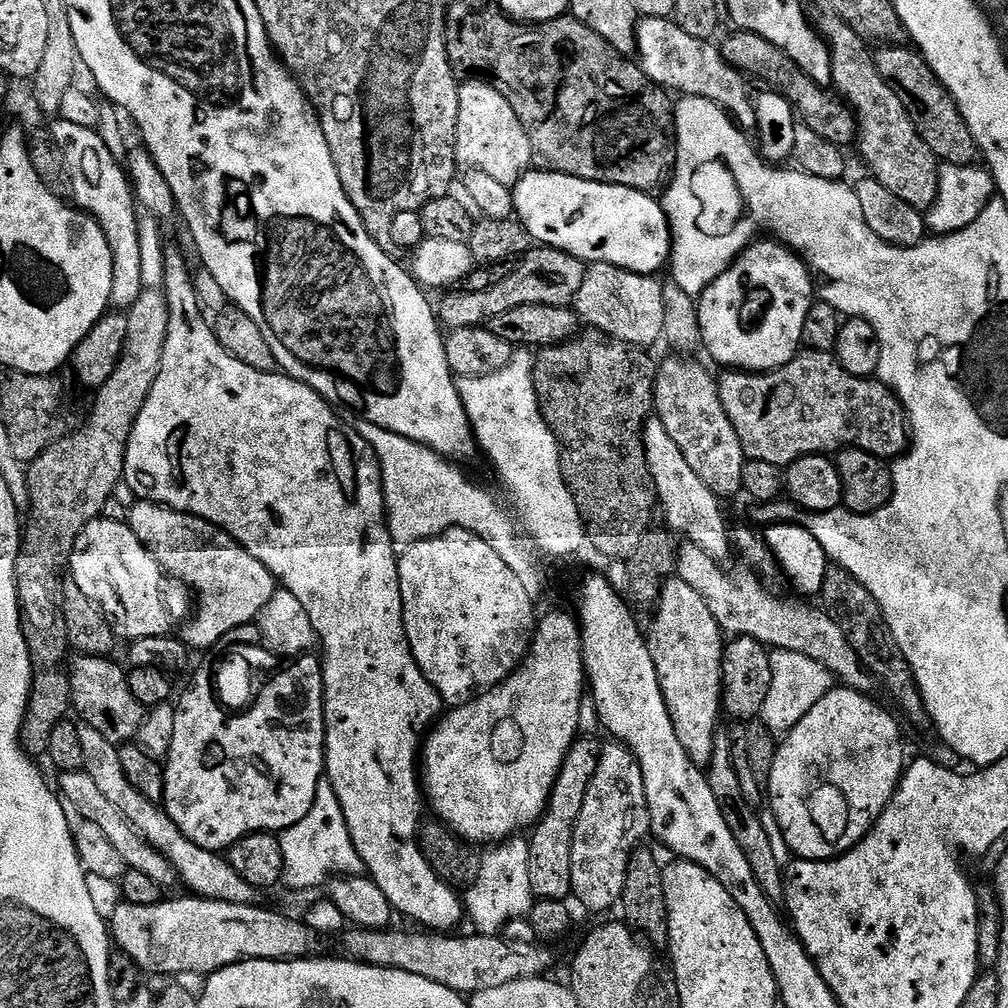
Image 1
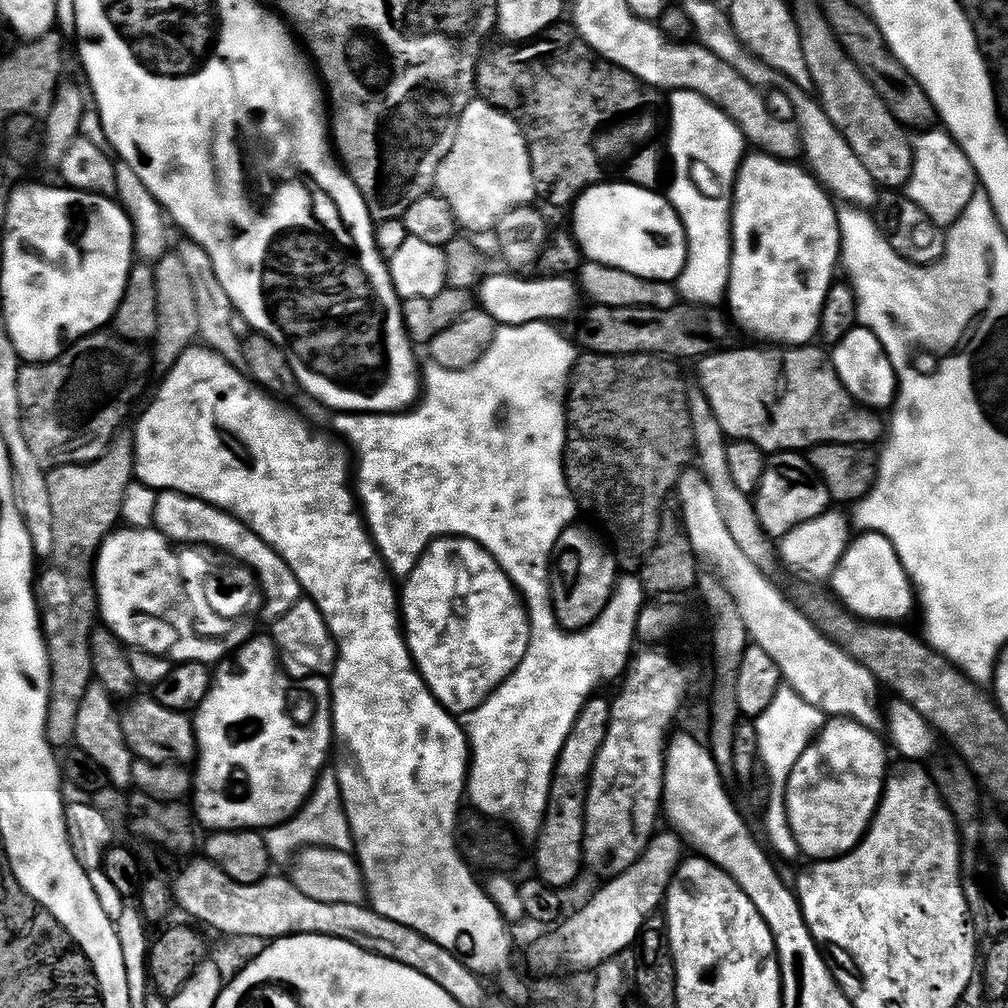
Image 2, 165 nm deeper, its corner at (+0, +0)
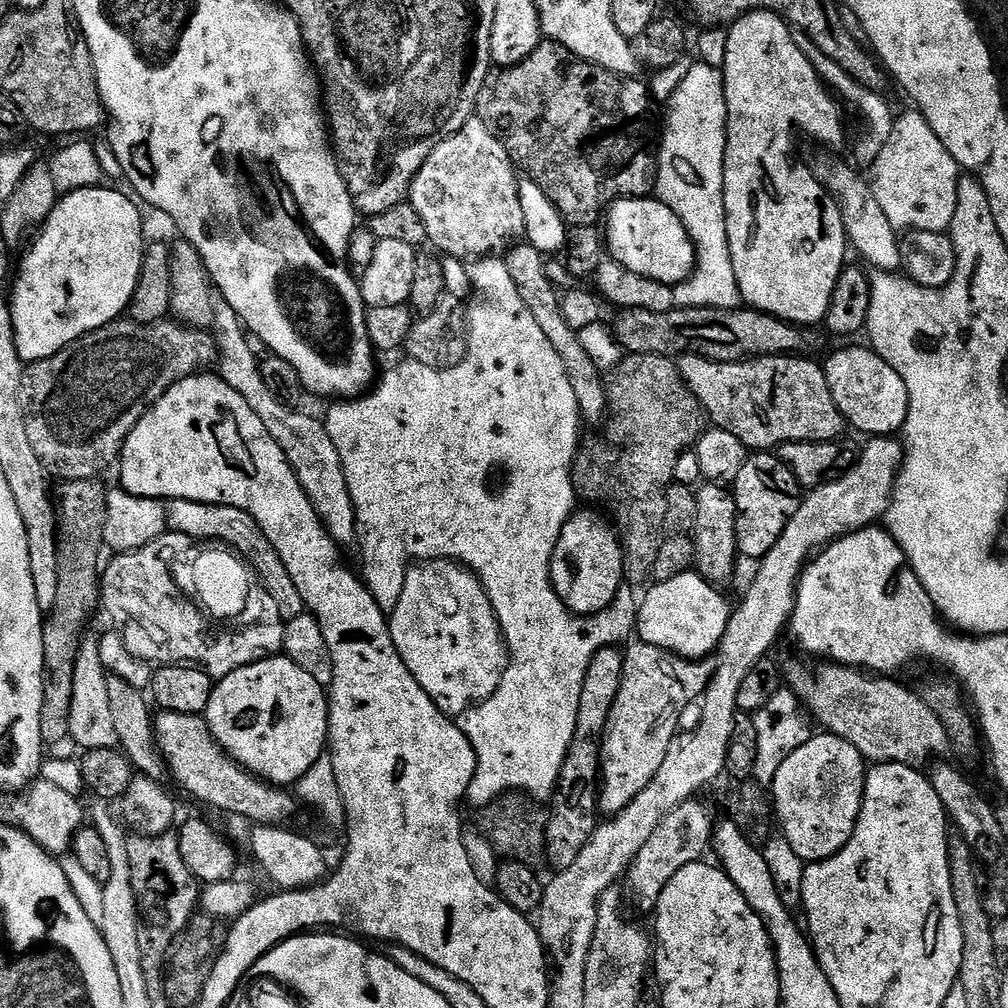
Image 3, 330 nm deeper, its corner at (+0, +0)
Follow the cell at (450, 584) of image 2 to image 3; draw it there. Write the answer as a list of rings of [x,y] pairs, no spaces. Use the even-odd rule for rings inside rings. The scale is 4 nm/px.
[[[429,560],[405,571],[399,592],[396,609],[390,612],[394,646],[410,674],[414,674],[418,686],[430,694],[438,710],[442,710],[445,716],[458,718],[469,708],[490,699],[502,682],[509,655],[504,635],[500,633],[500,623],[479,578],[453,561]]]

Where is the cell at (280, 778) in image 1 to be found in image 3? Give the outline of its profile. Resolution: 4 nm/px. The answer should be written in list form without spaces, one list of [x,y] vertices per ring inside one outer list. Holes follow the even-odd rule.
[[[283,654],[256,660],[223,677],[213,687],[206,719],[228,755],[277,786],[295,785],[329,747],[325,685],[314,682]]]

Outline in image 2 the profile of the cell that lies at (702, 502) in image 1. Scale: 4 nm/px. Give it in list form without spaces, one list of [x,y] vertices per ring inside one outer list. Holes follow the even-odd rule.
[[[699,470],[681,471],[674,492],[677,497],[680,495],[679,511],[692,549],[703,563],[705,560],[709,564],[707,567],[733,596],[751,643],[766,650],[766,654],[778,662],[778,670],[787,687],[794,689],[806,698],[806,702],[820,708],[829,717],[857,720],[859,724],[875,729],[879,720],[881,723],[882,716],[876,713],[875,706],[864,693],[864,669],[843,648],[818,631],[799,607],[794,608],[784,600],[783,594],[768,581],[771,579],[765,572],[754,566],[742,550],[738,550],[734,538],[730,538],[730,530],[726,530],[726,522],[718,510],[718,498],[714,498],[714,490],[710,490],[710,482],[706,482]]]

